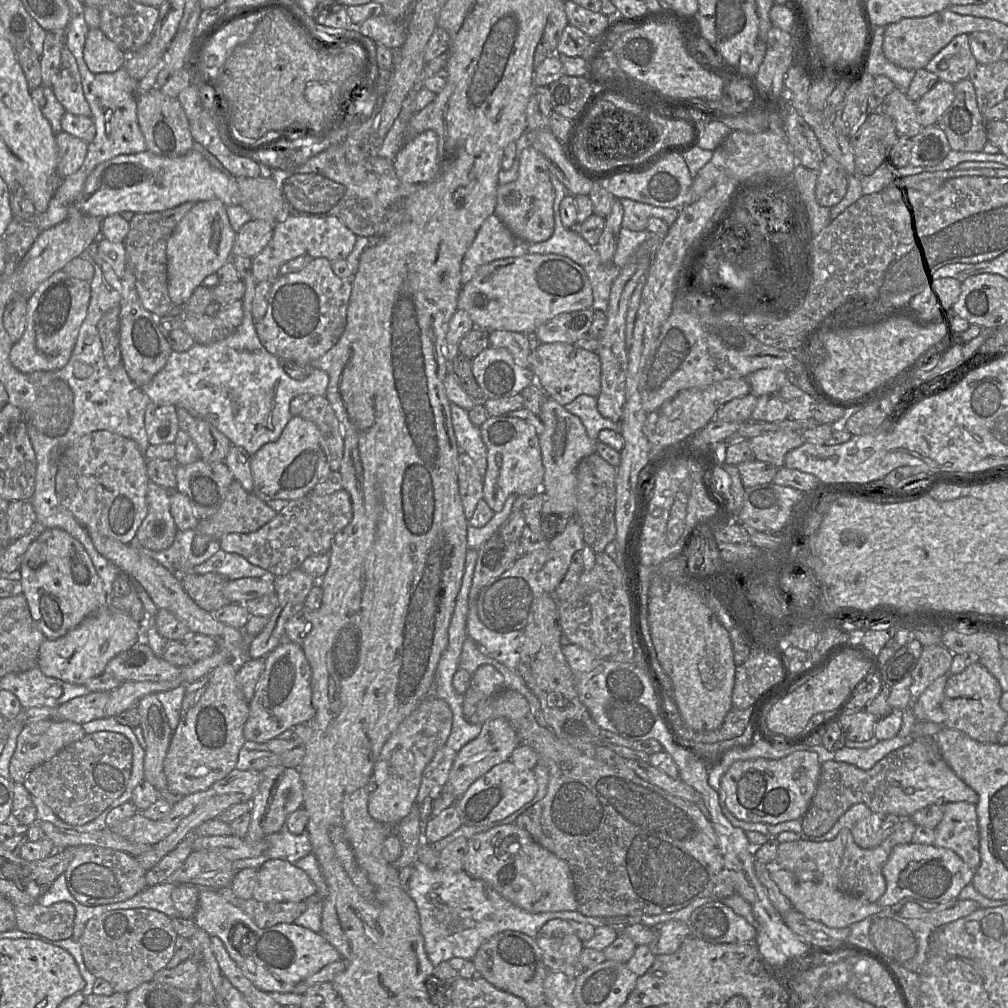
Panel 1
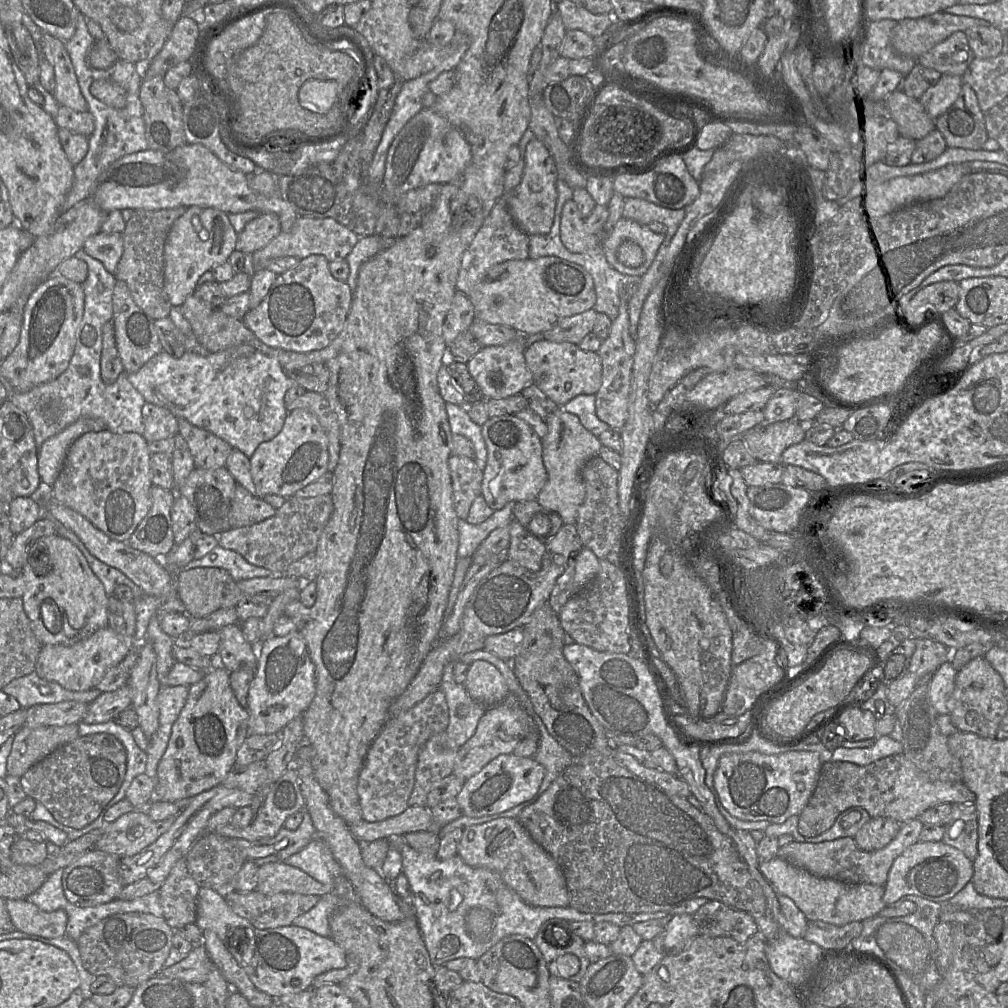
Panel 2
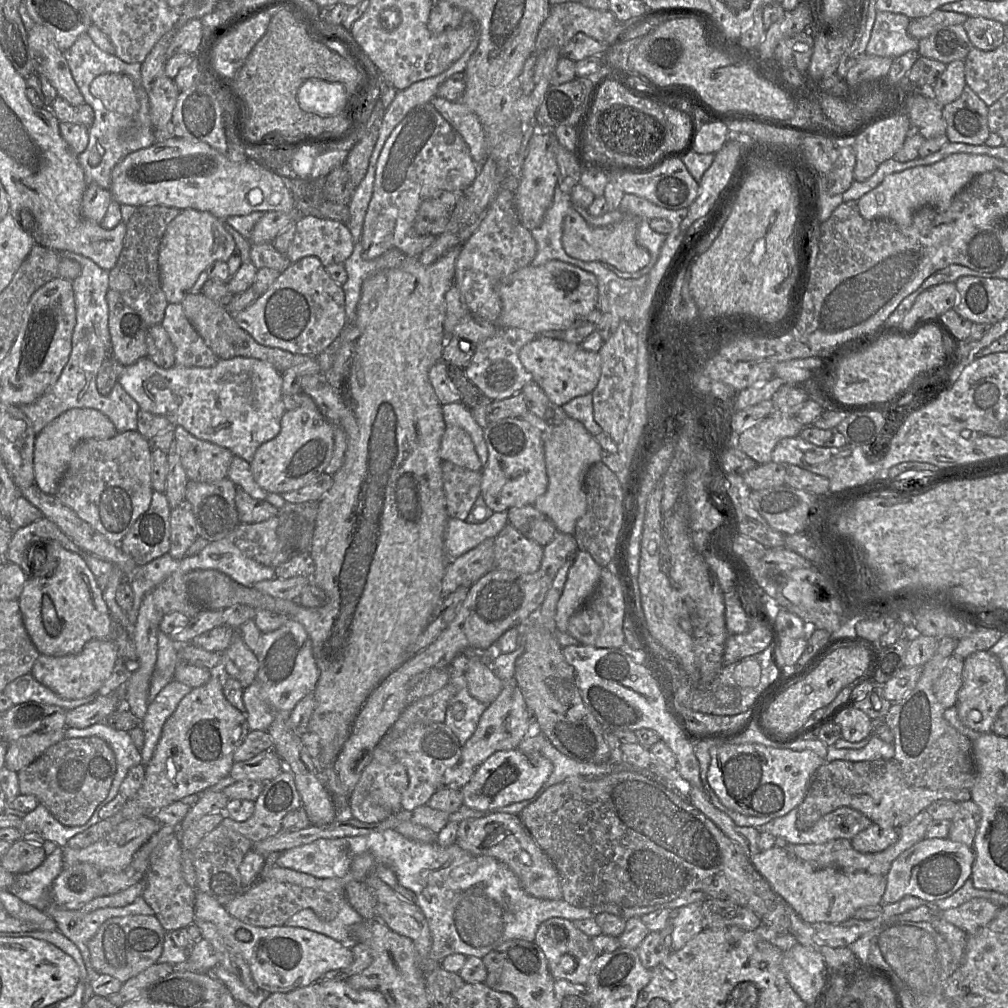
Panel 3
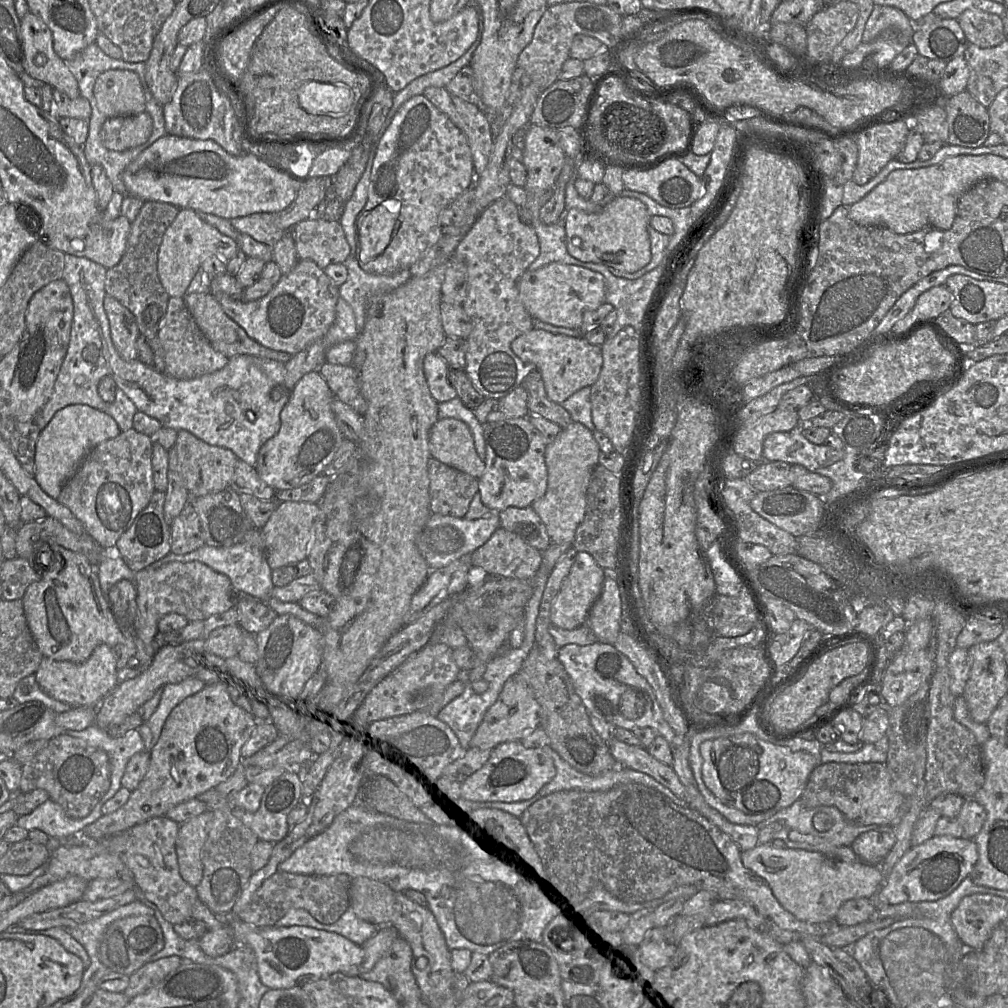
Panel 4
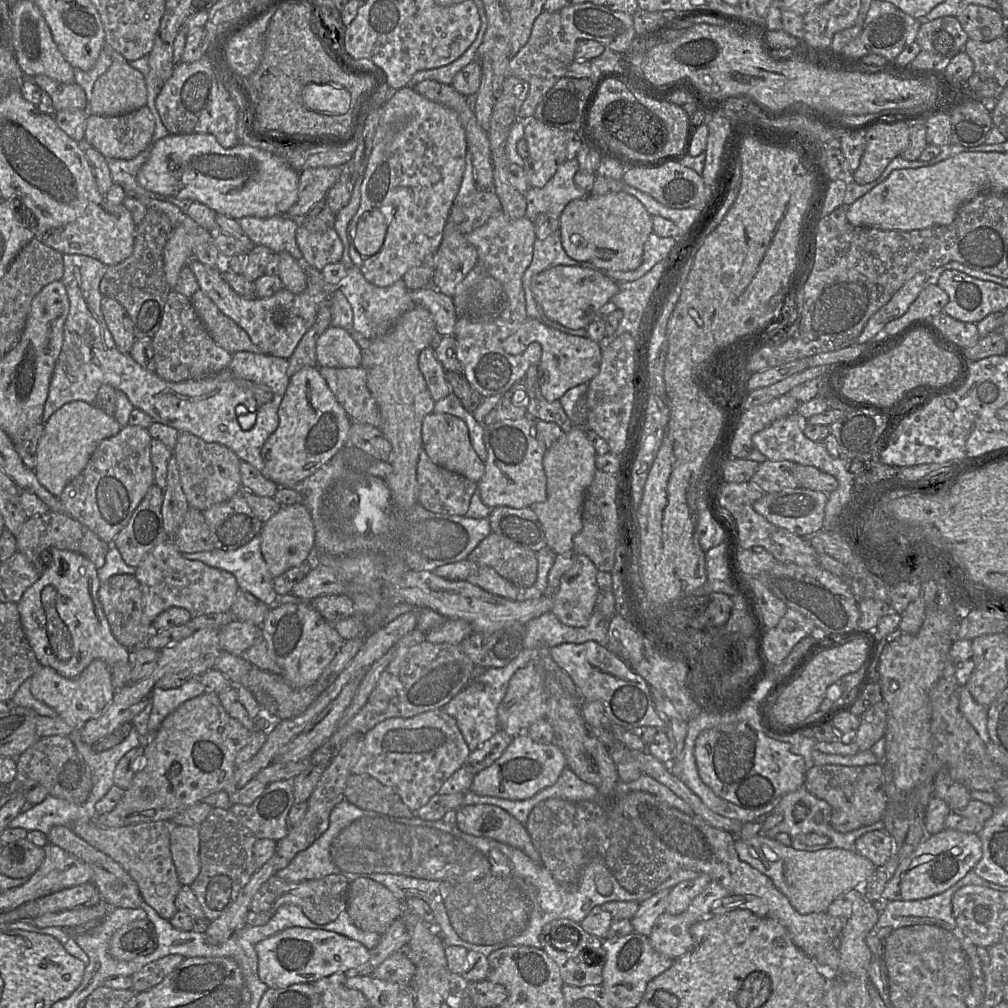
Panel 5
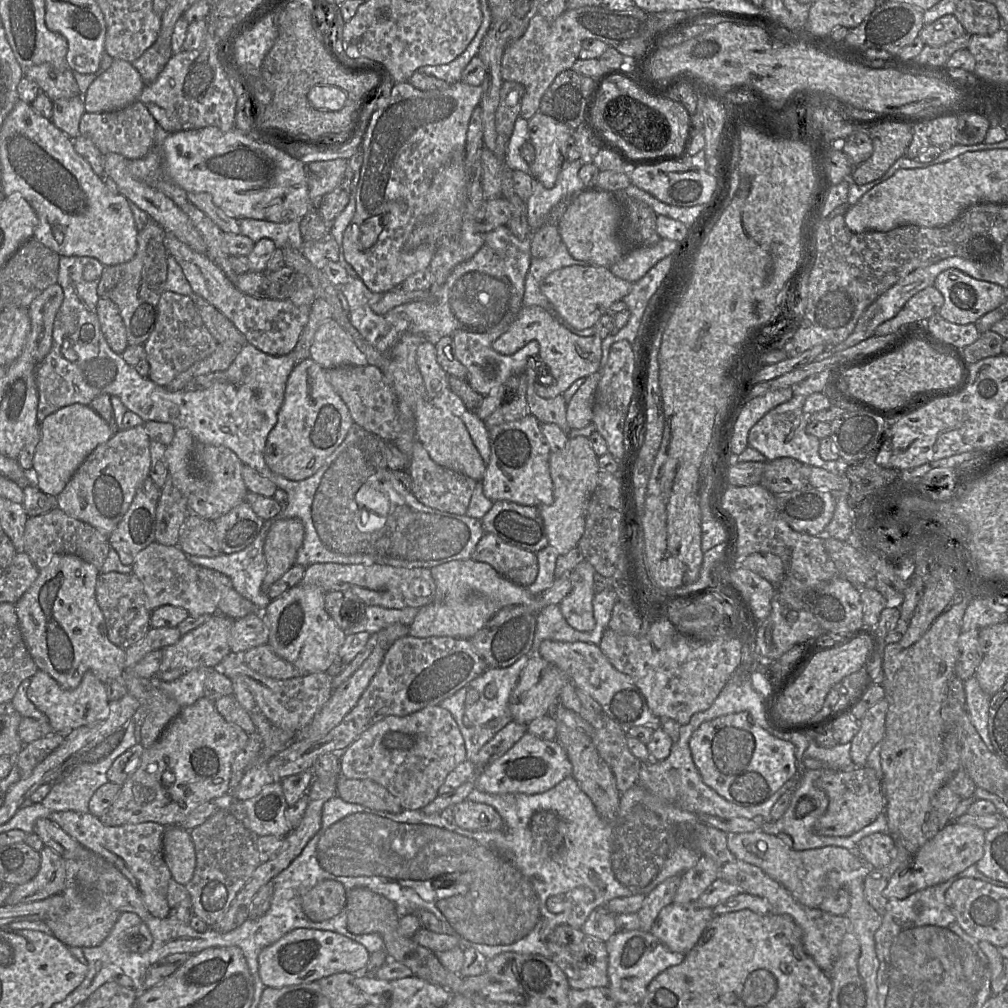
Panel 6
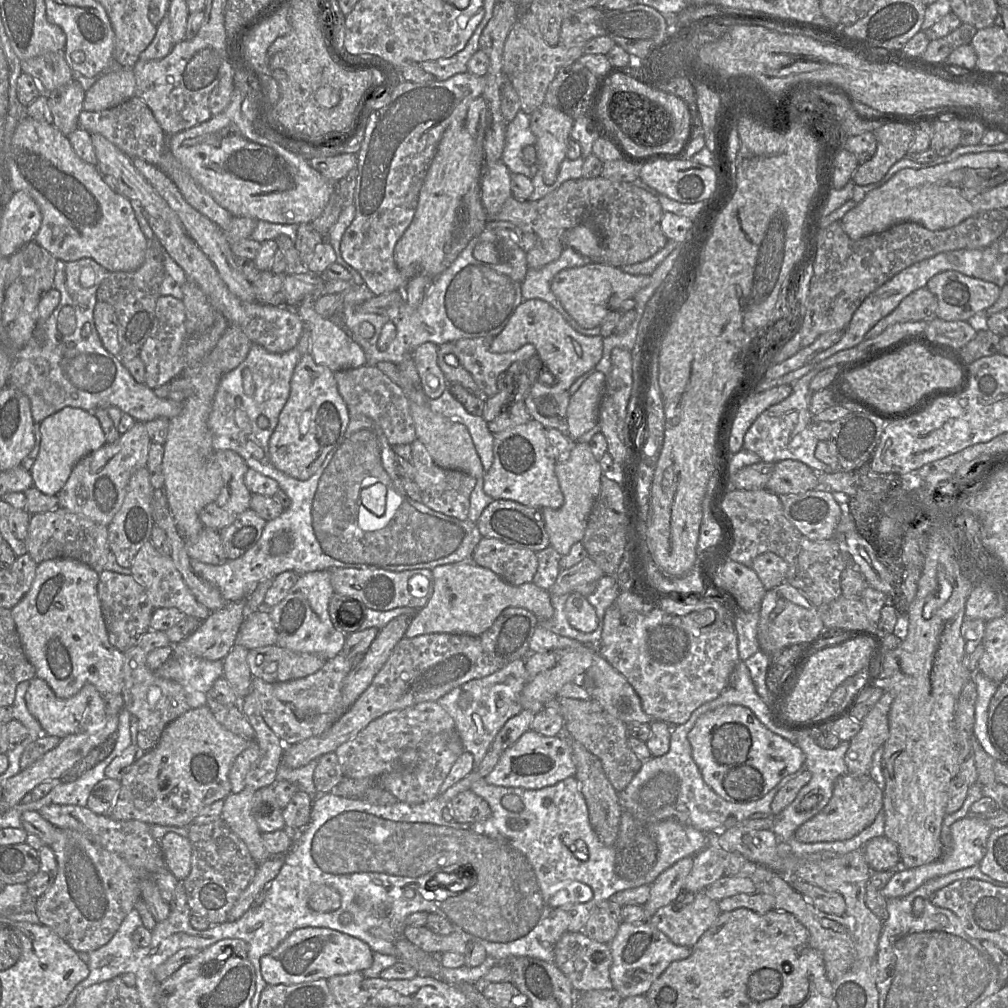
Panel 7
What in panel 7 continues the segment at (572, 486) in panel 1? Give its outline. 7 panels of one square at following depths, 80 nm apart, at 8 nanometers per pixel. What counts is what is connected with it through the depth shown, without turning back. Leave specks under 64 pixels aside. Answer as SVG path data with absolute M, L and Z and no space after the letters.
M573 442L569 458L564 462L557 462L555 474L564 496L564 503L558 509L542 508L545 527L549 535L550 545L562 556L568 554L571 547L582 540L585 534L588 517L597 499L603 474L602 469L591 452L589 443Z

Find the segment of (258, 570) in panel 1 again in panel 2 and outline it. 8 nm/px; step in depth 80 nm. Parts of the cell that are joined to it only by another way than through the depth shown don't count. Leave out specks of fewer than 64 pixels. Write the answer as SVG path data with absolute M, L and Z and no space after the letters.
M216 546L210 553L204 557L189 562L182 570L190 570L198 567L218 567L226 570L231 577L236 581L251 579L256 577L271 577L274 575L284 575L284 574L274 574L272 571L253 565L249 563L241 554L236 551L223 548L222 546Z

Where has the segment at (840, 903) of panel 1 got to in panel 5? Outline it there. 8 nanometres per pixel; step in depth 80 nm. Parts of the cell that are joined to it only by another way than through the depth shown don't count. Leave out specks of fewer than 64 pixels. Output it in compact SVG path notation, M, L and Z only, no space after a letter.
M762 835L736 838L735 848L739 858L768 876L800 914L827 912L837 897L854 888L861 888L877 868L854 849L796 850Z

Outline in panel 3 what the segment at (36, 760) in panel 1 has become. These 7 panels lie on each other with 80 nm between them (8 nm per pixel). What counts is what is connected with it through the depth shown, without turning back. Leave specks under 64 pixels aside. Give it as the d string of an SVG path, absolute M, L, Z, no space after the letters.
M65 729L47 733L32 733L10 742L5 756L5 766L18 773L39 758L49 747L64 738L66 738Z

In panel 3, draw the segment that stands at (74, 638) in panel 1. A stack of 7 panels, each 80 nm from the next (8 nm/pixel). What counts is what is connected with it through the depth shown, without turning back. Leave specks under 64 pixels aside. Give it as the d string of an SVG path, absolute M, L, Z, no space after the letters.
M110 638L91 639L77 654L60 657L40 654L30 673L60 697L82 699L102 692L104 682L113 671L117 660L117 651Z

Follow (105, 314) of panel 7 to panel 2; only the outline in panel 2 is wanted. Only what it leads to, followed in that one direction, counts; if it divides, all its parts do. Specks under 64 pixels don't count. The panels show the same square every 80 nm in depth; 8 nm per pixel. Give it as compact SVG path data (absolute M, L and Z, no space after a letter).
M117 280L113 289L113 324L119 357L127 373L137 372L153 356L162 351L162 347L154 327L154 320L134 302L124 281Z

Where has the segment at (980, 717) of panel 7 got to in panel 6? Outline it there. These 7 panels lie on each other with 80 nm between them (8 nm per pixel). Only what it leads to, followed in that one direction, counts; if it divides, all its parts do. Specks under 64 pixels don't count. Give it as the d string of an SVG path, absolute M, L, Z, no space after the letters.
M975 676L964 681L967 713L972 725L989 751L995 752L988 734L988 718L991 697L980 687Z

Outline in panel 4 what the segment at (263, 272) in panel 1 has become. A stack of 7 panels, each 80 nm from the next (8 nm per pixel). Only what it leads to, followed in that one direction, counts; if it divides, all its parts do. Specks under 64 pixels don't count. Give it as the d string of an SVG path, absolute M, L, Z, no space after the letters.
M311 216L291 230L299 260L312 260L324 270L330 264L344 263L350 247L338 221Z

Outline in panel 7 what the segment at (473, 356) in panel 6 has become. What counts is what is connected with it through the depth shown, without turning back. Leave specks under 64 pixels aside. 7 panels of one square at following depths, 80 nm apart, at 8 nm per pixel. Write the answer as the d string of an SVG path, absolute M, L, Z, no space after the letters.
M492 336L479 338L464 338L455 343L457 355L463 367L471 374L478 389L483 397L491 397L499 391L498 378L504 376L510 365L514 362L526 362L534 355L537 355L536 347L533 344L525 344L516 351L506 353L493 353L490 345L493 341Z

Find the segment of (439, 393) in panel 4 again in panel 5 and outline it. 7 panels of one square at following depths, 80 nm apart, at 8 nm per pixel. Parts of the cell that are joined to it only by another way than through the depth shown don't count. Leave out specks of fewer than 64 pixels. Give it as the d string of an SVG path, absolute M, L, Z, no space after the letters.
M433 346L426 347L420 352L418 366L435 402L451 393L446 380L446 371L436 358Z

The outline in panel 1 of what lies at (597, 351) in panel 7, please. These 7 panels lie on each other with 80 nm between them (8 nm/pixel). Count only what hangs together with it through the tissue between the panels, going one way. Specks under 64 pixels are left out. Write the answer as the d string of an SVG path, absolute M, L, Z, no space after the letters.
M535 343L529 355L529 368L546 395L565 406L579 395L598 397L601 391L601 361L596 352L567 343Z

